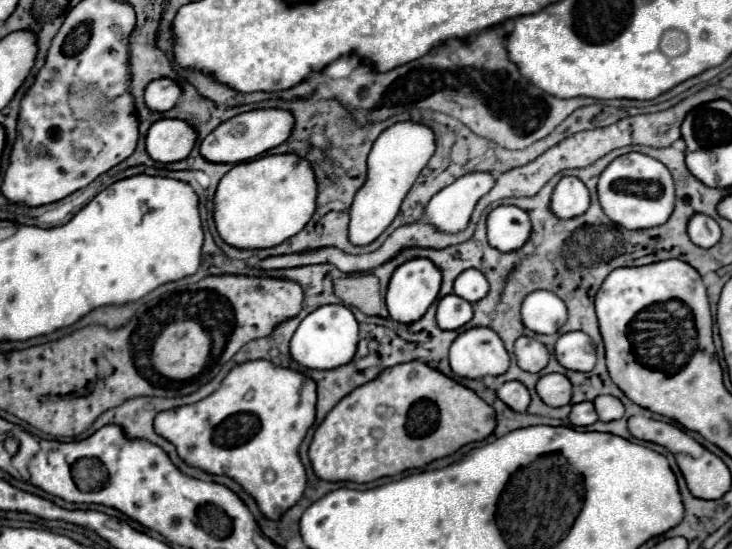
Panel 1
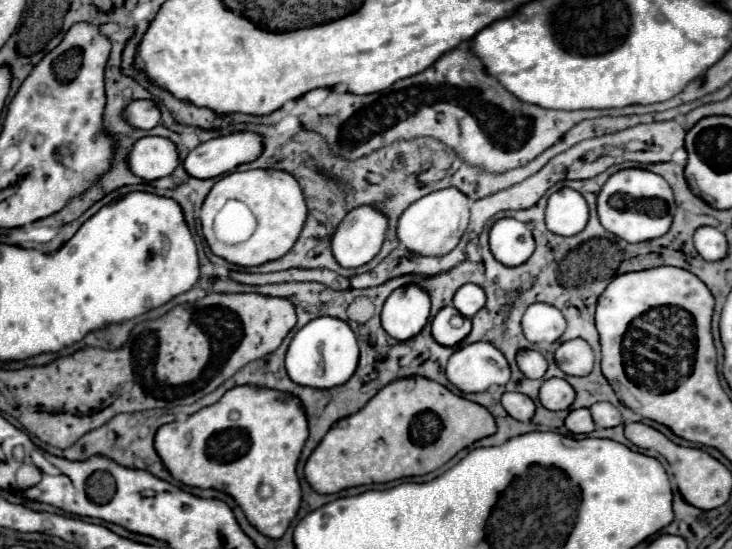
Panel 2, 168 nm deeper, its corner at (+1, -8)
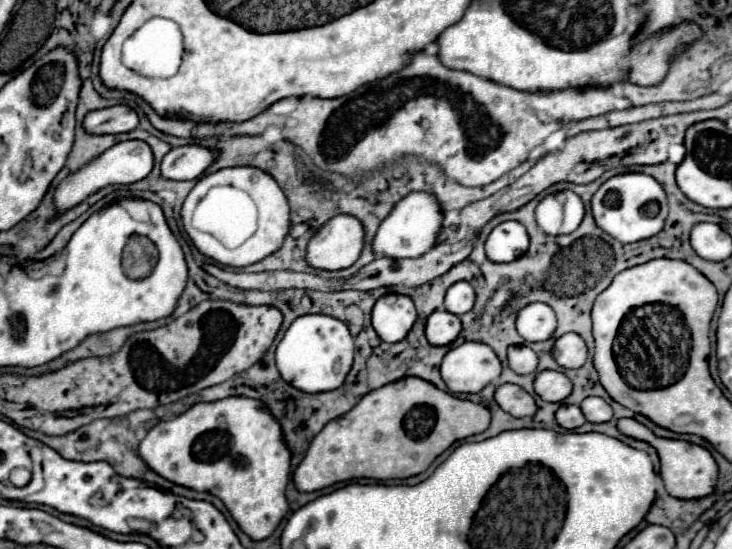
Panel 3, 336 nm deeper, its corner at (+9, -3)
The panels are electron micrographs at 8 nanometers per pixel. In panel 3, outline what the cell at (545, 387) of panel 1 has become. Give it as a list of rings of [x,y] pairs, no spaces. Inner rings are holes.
[[[544,370],[534,380],[536,394],[546,402],[564,402],[572,392],[572,382],[556,370]]]

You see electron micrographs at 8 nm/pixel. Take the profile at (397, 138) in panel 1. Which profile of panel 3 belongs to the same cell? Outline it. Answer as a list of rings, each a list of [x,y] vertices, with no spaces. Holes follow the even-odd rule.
[[[340,214],[328,220],[308,242],[308,266],[344,270],[352,266],[364,246],[364,228],[358,218]]]

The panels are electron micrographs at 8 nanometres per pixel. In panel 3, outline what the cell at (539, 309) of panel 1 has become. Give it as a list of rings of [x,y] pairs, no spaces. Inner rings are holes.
[[[528,304],[518,312],[516,328],[526,342],[544,342],[554,334],[556,314],[548,304]]]

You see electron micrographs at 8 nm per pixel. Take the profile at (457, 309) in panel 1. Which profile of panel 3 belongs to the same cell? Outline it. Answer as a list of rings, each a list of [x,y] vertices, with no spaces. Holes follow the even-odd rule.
[[[436,310],[430,314],[426,324],[426,338],[432,346],[448,346],[452,344],[462,330],[460,318],[446,310]]]

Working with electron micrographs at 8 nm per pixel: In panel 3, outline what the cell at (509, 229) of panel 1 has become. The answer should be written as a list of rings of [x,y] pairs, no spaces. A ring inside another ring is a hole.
[[[520,222],[498,224],[486,240],[486,256],[492,262],[512,262],[528,250],[528,232]]]

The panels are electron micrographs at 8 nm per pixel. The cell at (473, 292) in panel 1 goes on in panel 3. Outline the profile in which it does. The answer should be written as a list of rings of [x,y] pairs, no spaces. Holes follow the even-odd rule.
[[[456,282],[448,288],[446,298],[444,298],[444,306],[448,312],[462,316],[466,312],[472,310],[474,306],[474,290],[468,282]]]

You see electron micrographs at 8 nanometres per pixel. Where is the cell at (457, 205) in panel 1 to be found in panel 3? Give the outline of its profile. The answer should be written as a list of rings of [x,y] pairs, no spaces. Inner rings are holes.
[[[412,192],[402,198],[392,214],[388,214],[388,218],[380,224],[376,238],[372,240],[372,252],[384,258],[418,258],[434,246],[438,230],[442,228],[442,218],[444,214],[432,194]]]

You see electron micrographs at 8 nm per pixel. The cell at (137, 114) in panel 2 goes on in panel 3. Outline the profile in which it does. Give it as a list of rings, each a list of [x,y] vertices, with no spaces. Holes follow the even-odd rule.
[[[112,106],[104,110],[88,112],[82,120],[82,128],[88,134],[122,134],[130,132],[138,126],[138,116],[128,106]]]

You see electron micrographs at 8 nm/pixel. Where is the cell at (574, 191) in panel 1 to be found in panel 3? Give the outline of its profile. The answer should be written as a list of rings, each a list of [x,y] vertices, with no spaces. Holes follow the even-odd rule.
[[[572,190],[548,194],[536,206],[536,222],[550,236],[574,232],[584,218],[584,204]]]

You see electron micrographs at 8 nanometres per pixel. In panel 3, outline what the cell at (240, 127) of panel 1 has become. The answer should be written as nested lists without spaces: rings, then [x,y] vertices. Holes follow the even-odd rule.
[[[178,146],[172,148],[160,164],[162,178],[166,180],[196,180],[216,160],[216,152],[202,146]]]

